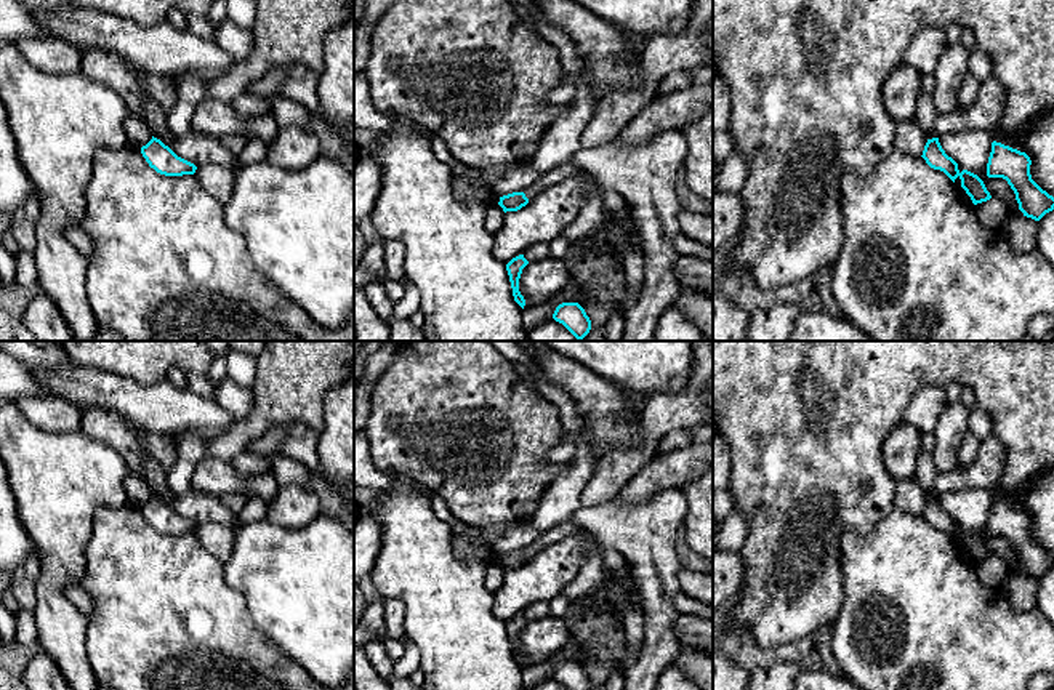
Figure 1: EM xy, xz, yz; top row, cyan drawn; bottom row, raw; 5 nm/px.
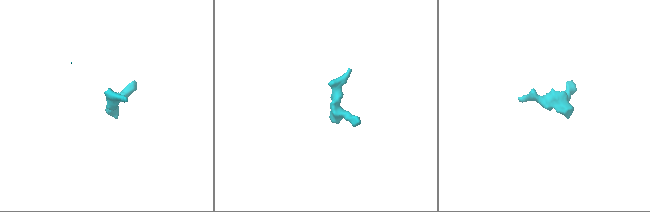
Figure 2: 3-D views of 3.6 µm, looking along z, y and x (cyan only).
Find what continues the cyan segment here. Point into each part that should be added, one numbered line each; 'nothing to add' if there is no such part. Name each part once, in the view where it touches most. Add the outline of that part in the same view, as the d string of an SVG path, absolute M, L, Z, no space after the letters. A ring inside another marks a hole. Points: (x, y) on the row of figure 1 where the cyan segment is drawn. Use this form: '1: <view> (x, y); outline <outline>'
nothing to add

